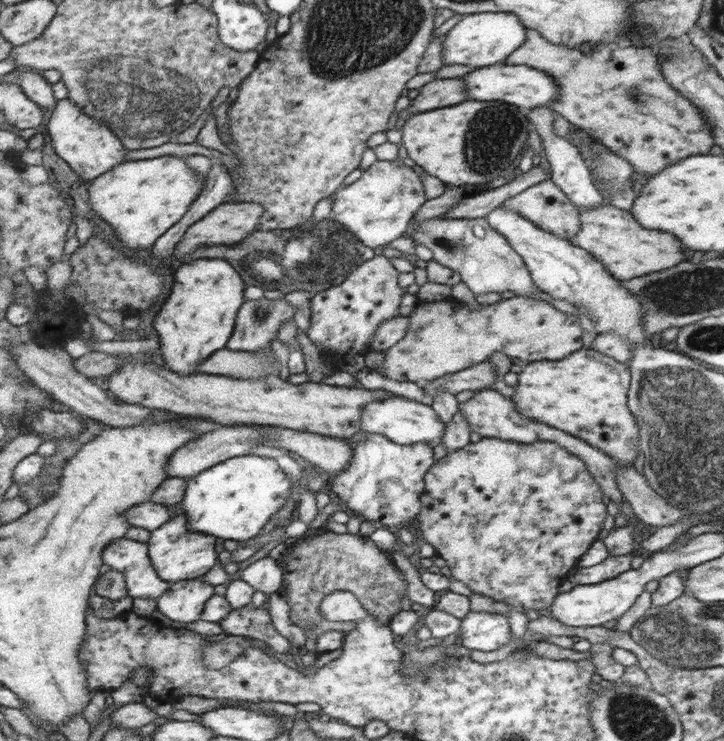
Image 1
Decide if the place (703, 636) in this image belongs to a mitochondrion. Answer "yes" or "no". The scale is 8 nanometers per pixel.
yes

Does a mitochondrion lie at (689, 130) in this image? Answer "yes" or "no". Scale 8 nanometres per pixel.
no

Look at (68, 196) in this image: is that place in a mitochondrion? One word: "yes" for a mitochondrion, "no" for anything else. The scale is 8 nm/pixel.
no

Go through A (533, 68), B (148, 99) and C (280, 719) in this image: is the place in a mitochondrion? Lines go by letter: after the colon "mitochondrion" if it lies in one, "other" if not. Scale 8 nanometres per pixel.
A: other
B: mitochondrion
C: other

